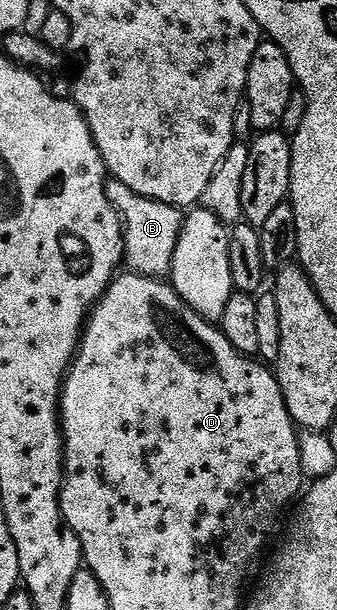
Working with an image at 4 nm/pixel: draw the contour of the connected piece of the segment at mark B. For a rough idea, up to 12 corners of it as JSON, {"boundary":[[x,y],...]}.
{"boundary":[[112,178],[105,193],[121,213],[124,263],[168,277],[185,224],[182,209],[143,198]]}

